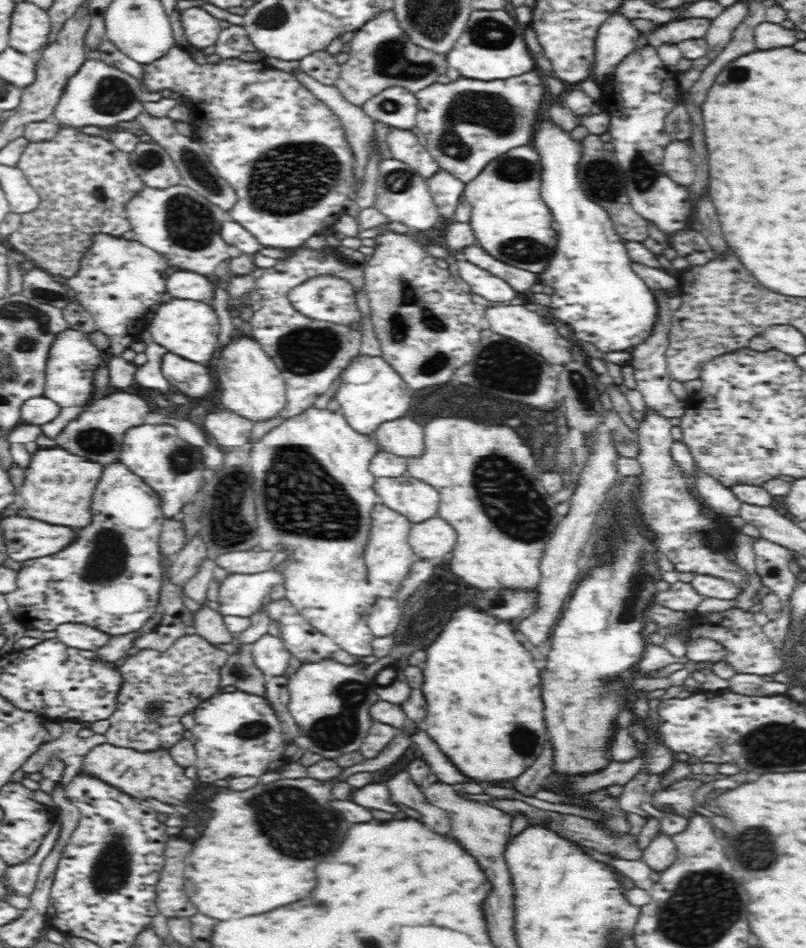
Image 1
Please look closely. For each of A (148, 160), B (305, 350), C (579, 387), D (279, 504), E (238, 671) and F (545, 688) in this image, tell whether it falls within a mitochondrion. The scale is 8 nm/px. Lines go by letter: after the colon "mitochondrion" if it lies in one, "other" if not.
A: mitochondrion
B: mitochondrion
C: mitochondrion
D: mitochondrion
E: mitochondrion
F: other

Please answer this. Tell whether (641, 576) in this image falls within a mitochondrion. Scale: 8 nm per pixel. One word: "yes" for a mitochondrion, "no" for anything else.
yes

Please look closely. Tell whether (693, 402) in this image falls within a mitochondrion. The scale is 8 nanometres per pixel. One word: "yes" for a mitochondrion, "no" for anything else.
no

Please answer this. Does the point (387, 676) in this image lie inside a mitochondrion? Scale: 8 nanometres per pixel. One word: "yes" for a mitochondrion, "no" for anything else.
yes

